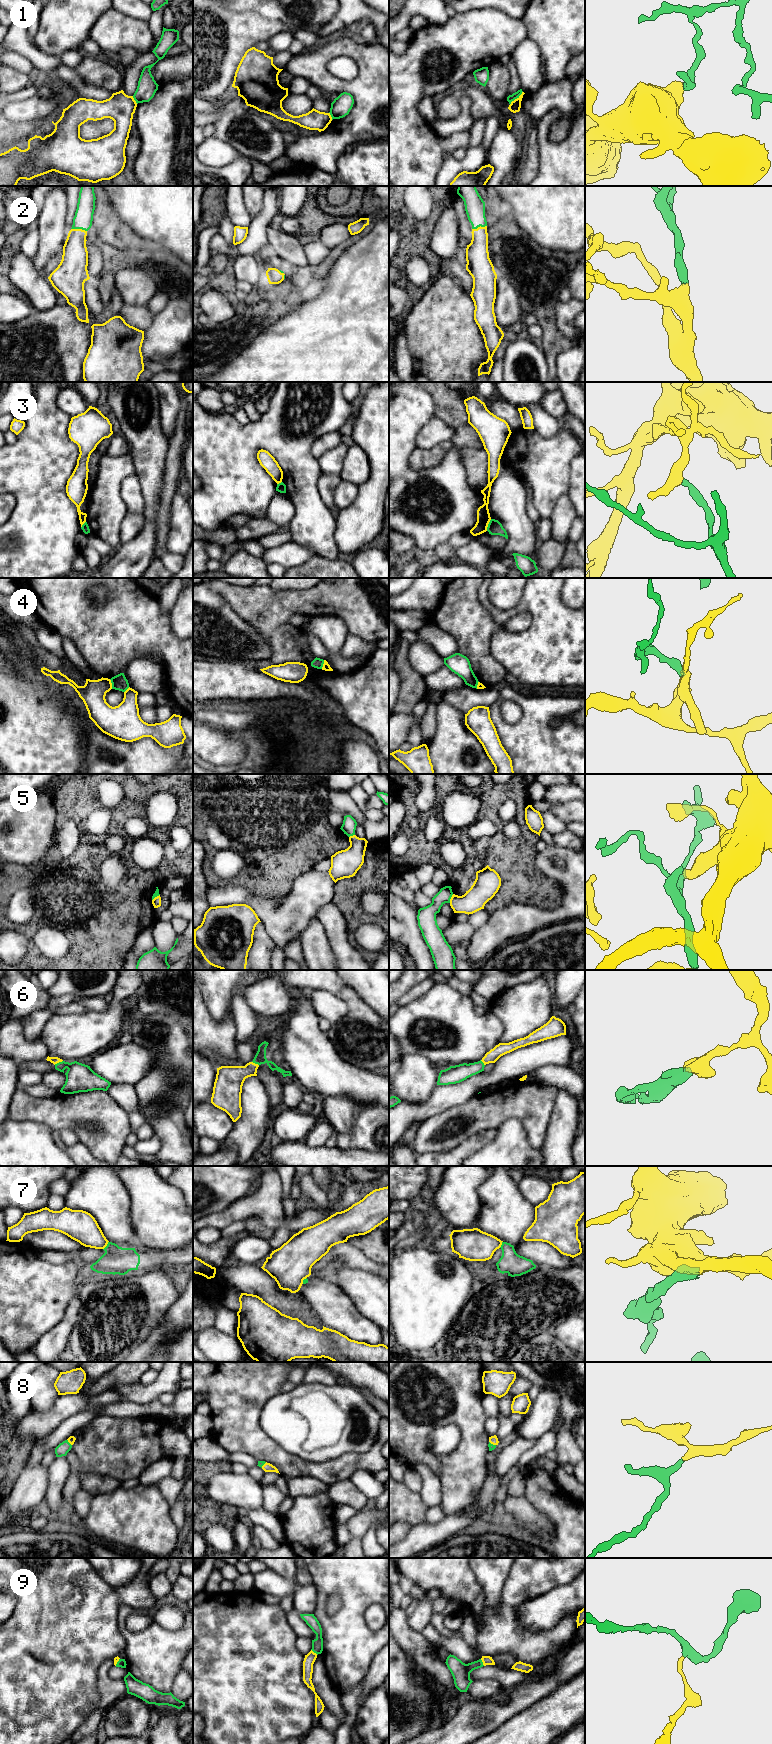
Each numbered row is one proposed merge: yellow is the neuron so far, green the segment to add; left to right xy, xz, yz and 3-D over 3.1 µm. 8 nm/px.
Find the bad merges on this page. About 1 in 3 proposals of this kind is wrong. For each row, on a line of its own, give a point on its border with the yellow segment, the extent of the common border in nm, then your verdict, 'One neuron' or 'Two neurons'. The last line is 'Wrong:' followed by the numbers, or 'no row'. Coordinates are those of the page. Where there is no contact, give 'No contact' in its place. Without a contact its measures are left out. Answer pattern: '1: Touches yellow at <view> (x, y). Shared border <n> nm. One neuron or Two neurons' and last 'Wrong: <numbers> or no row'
1: Touches yellow at yz (517, 98). Shared border 150 nm. Two neurons
2: Touches yellow at xy (79, 229). Shared border 130 nm. One neuron
3: Touches yellow at yz (487, 525). Shared border 100 nm. Two neurons
4: Touches yellow at xy (111, 684). Shared border 80 nm. Two neurons
5: Touches yellow at yz (451, 898). Shared border 80 nm. Two neurons
6: Touches yellow at xy (58, 1062). Shared border 80 nm. One neuron
7: Touches yellow at xy (106, 1245). Shared border 80 nm. Two neurons
8: Touches yellow at yz (492, 1443). Shared border 70 nm. One neuron
9: Touches yellow at yz (482, 1661). Shared border 70 nm. One neuron
Wrong: 1, 3, 4, 5, 7

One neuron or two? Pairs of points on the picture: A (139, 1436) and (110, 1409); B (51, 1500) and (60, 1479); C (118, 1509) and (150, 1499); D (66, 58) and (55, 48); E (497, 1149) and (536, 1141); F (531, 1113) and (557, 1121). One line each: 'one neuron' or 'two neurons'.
A: two neurons
B: one neuron
C: one neuron
D: two neurons
E: two neurons
F: two neurons

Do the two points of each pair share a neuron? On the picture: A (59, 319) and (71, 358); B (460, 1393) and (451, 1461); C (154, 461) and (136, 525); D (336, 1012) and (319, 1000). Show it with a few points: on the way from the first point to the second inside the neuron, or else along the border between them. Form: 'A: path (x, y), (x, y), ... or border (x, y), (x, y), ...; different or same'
A: path (59, 329), (59, 346), (61, 348); same
B: path (465, 1410), (467, 1412), (467, 1444); same
C: border (143, 515), (143, 527), (133, 537); different
D: path (332, 1008), (323, 1002); same

